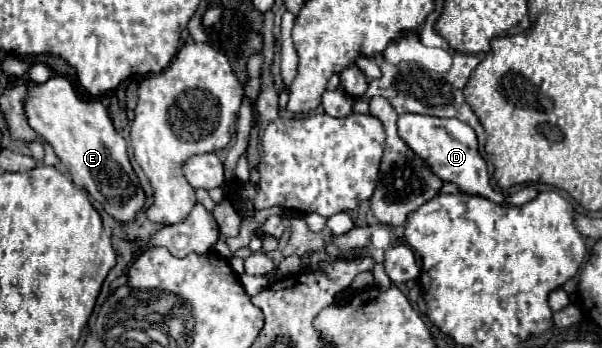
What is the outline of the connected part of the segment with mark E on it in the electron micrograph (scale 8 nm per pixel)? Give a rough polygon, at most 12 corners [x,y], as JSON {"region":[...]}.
{"region":[[29,83],[25,115],[77,187],[129,223],[145,193],[99,99]]}

